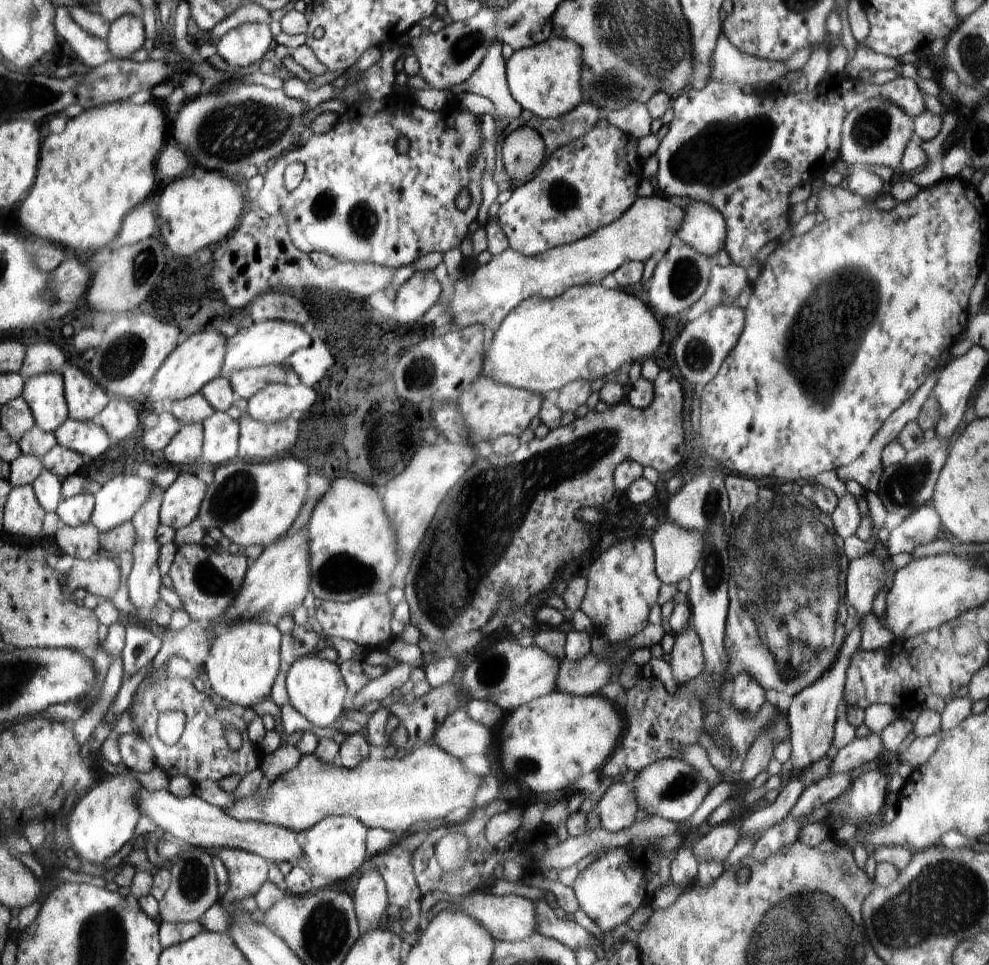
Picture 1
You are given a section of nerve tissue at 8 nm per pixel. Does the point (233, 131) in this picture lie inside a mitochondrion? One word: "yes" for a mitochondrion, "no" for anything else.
yes

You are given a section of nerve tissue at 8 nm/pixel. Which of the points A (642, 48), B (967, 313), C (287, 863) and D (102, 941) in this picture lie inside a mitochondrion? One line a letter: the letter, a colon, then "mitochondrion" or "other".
A: mitochondrion
B: other
C: other
D: mitochondrion

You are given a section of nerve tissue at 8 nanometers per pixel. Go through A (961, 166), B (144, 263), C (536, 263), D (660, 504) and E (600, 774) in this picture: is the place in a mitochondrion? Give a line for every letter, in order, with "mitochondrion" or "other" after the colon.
A: other
B: mitochondrion
C: other
D: other
E: other

